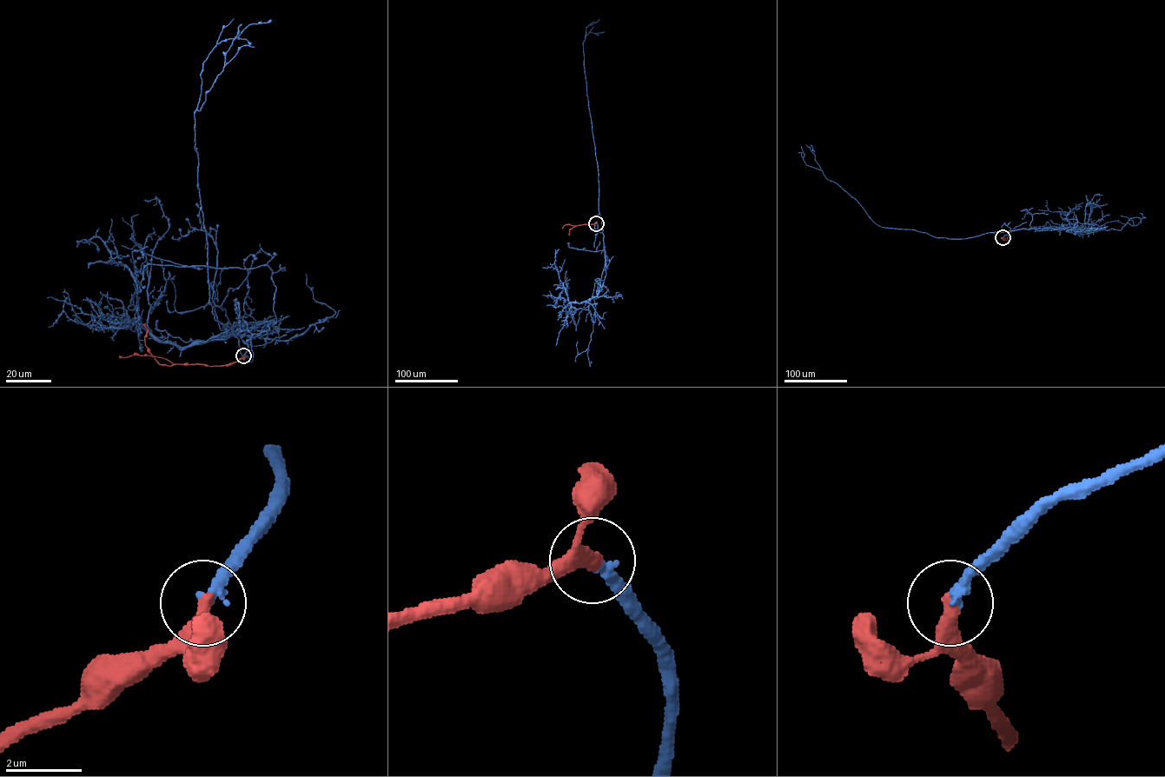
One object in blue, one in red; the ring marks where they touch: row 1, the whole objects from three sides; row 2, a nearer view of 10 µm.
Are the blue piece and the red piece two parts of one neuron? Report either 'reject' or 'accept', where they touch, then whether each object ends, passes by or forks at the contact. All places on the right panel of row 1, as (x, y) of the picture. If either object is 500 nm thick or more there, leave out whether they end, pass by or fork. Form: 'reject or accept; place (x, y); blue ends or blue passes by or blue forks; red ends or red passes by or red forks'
accept; place (1002, 237); blue ends; red ends

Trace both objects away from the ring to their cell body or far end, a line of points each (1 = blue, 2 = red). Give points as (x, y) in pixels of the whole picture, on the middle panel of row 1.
1: (596, 223), (597, 229), (602, 232), (598, 169), (583, 44), (586, 28), (596, 22)
2: (596, 223), (575, 226), (569, 229), (569, 235)

